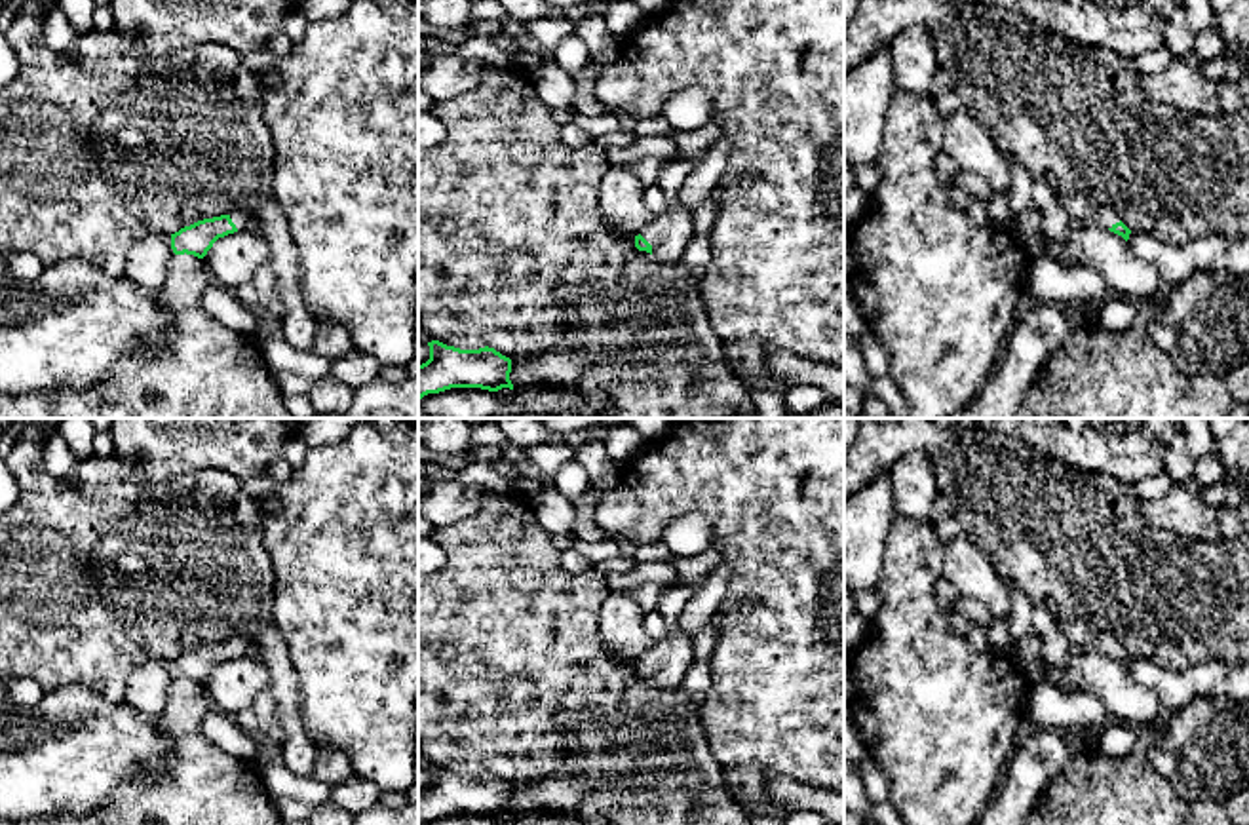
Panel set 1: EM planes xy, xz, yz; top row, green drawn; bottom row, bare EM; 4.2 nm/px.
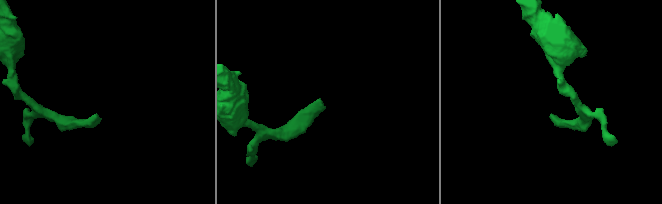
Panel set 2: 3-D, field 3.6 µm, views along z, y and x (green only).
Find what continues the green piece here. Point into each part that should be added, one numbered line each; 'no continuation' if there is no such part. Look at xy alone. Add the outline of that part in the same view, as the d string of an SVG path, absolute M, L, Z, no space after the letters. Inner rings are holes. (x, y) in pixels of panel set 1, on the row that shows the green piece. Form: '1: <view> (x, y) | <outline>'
1: xy (240, 219) | M249 211L230 213L230 219L238 230L243 230L253 217L255 213L249 213Z

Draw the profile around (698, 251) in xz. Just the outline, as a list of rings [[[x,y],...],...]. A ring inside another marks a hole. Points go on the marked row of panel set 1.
[[[694,234],[688,241],[682,262],[690,268],[705,268],[711,259],[711,241],[707,234]]]

